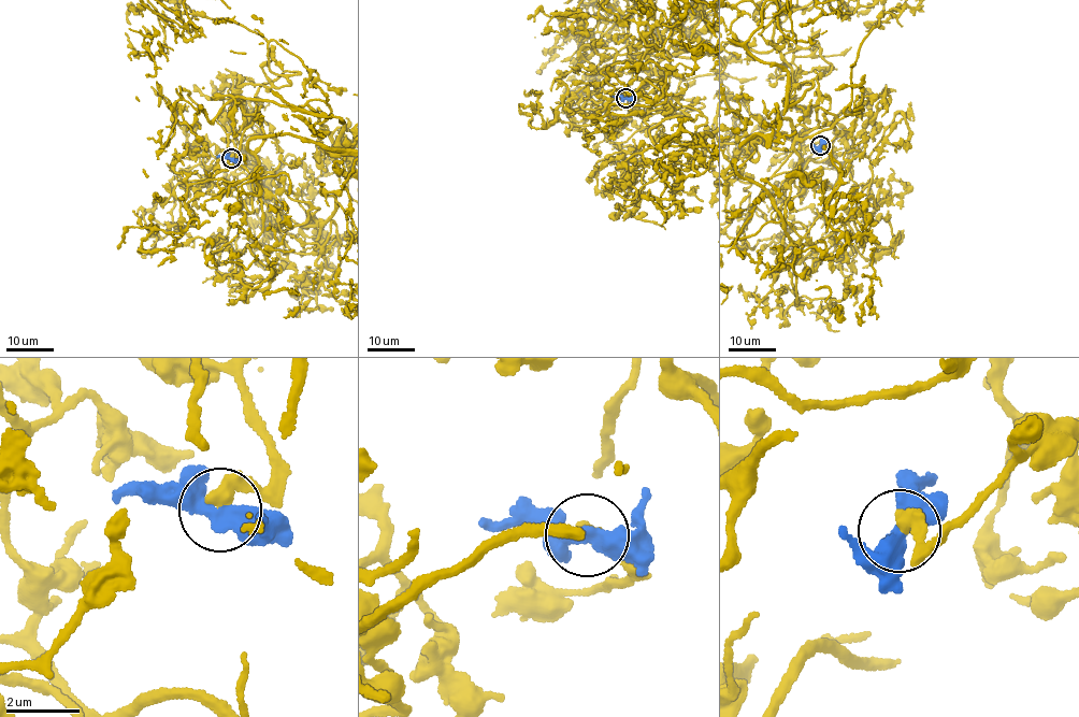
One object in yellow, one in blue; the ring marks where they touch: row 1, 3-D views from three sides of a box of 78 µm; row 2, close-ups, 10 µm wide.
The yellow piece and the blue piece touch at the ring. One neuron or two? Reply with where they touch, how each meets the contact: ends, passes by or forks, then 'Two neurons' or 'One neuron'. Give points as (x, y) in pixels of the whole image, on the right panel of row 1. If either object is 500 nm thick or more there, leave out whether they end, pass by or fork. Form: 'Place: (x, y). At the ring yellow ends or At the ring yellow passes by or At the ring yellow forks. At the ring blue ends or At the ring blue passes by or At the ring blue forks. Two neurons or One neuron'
Place: (820, 145). At the ring yellow ends. At the ring blue passes by. One neuron

